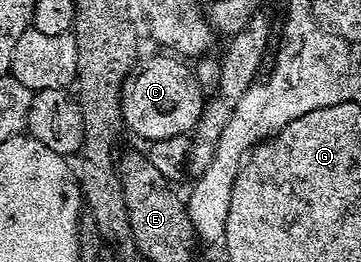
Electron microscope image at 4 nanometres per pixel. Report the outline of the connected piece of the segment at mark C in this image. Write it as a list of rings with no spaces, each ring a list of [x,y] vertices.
[[[163,56],[167,57],[142,62],[122,87],[123,124],[147,143],[190,134],[202,117],[205,102],[205,90],[198,85],[194,68],[178,56]]]

